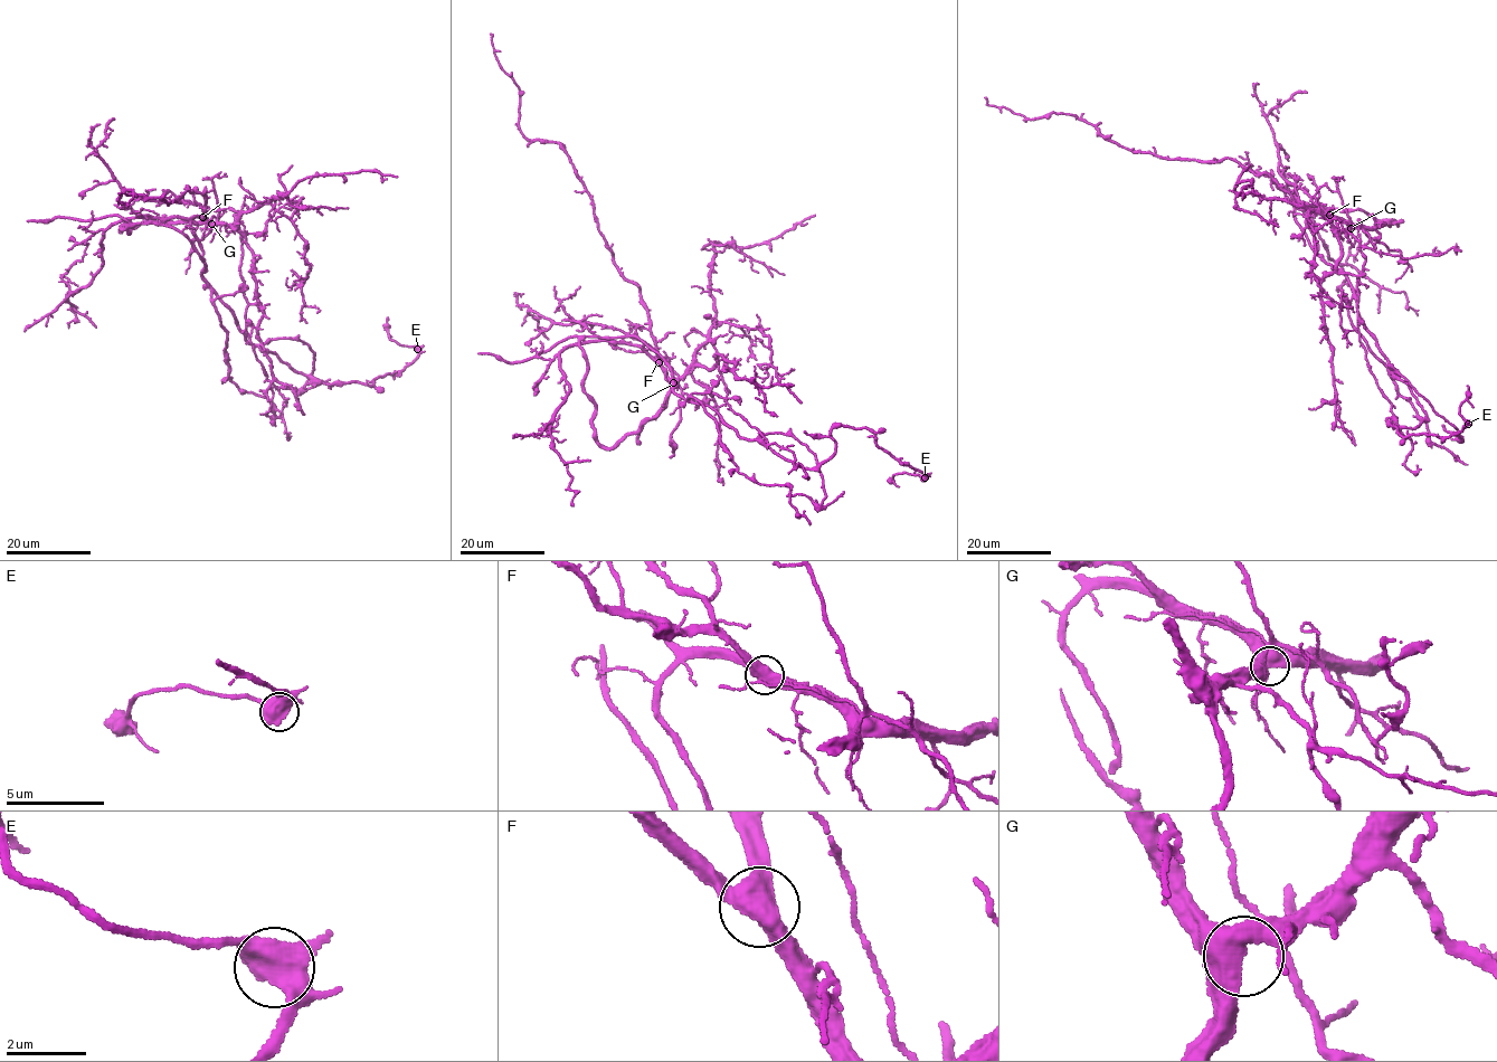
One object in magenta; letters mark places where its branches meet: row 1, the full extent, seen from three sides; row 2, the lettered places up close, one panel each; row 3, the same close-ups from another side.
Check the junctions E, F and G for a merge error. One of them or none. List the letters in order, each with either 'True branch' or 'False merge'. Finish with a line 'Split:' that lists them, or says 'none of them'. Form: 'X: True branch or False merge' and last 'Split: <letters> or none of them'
E: True branch
F: True branch
G: True branch
Split: none of them

